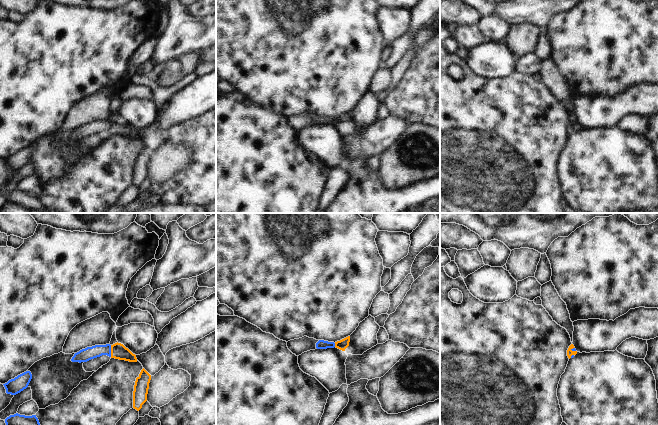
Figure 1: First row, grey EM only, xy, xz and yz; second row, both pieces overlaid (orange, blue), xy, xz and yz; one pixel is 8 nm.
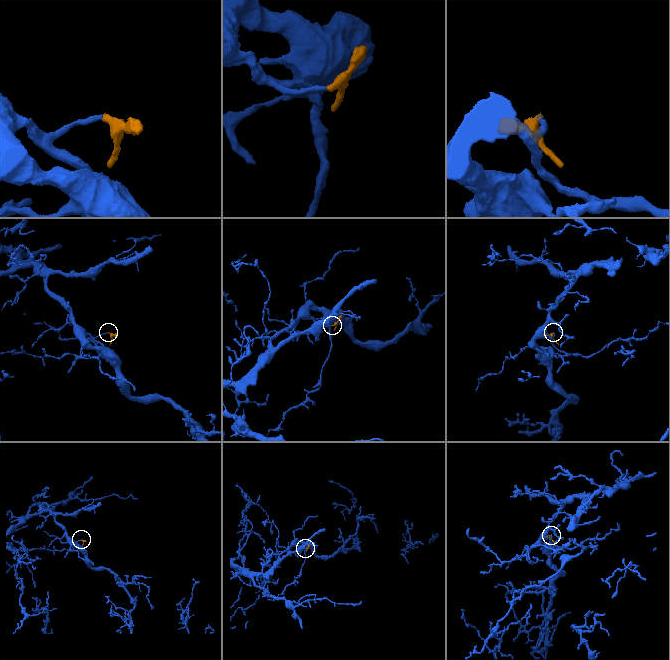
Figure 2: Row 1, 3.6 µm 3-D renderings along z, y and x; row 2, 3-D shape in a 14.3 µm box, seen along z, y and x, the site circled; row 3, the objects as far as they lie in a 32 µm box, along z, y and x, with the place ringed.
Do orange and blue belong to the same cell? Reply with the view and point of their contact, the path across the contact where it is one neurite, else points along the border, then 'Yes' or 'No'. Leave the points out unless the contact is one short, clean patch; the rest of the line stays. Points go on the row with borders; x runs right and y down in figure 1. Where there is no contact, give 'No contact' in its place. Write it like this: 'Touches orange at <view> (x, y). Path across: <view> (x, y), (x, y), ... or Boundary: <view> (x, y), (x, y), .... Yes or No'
Touches orange at xy (111, 351). Path across: xy (118, 351), (111, 351), (94, 351), (84, 355). Yes.

